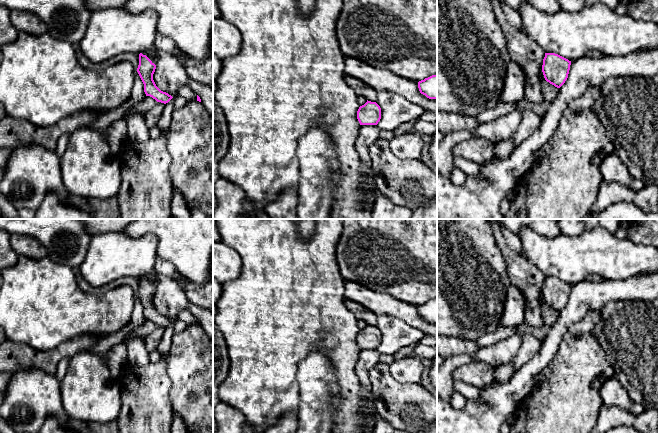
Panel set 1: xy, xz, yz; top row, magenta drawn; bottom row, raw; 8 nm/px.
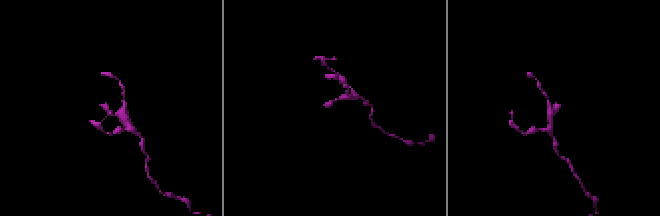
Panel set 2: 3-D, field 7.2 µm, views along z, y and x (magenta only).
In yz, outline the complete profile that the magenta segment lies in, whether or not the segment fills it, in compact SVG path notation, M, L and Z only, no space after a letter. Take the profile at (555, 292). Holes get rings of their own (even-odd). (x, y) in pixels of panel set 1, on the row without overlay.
M545 277L542 296L547 306L560 312L568 302L571 285L555 278Z

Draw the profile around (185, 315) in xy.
M187 309L179 311L177 320L184 321L187 325L197 324L197 318Z

